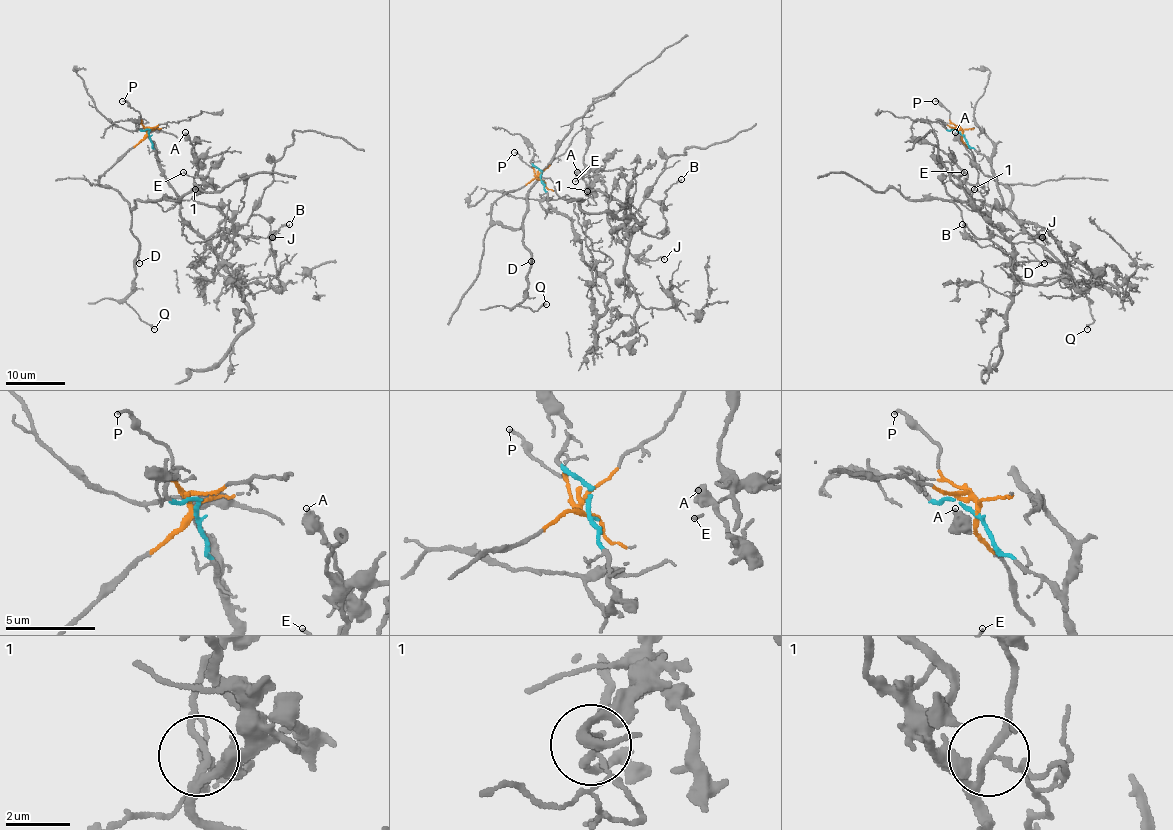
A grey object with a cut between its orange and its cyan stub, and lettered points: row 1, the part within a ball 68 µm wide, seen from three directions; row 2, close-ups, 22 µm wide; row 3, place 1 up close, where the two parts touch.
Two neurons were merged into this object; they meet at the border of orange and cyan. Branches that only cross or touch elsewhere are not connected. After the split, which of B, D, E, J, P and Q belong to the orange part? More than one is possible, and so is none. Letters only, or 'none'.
D, P, Q

